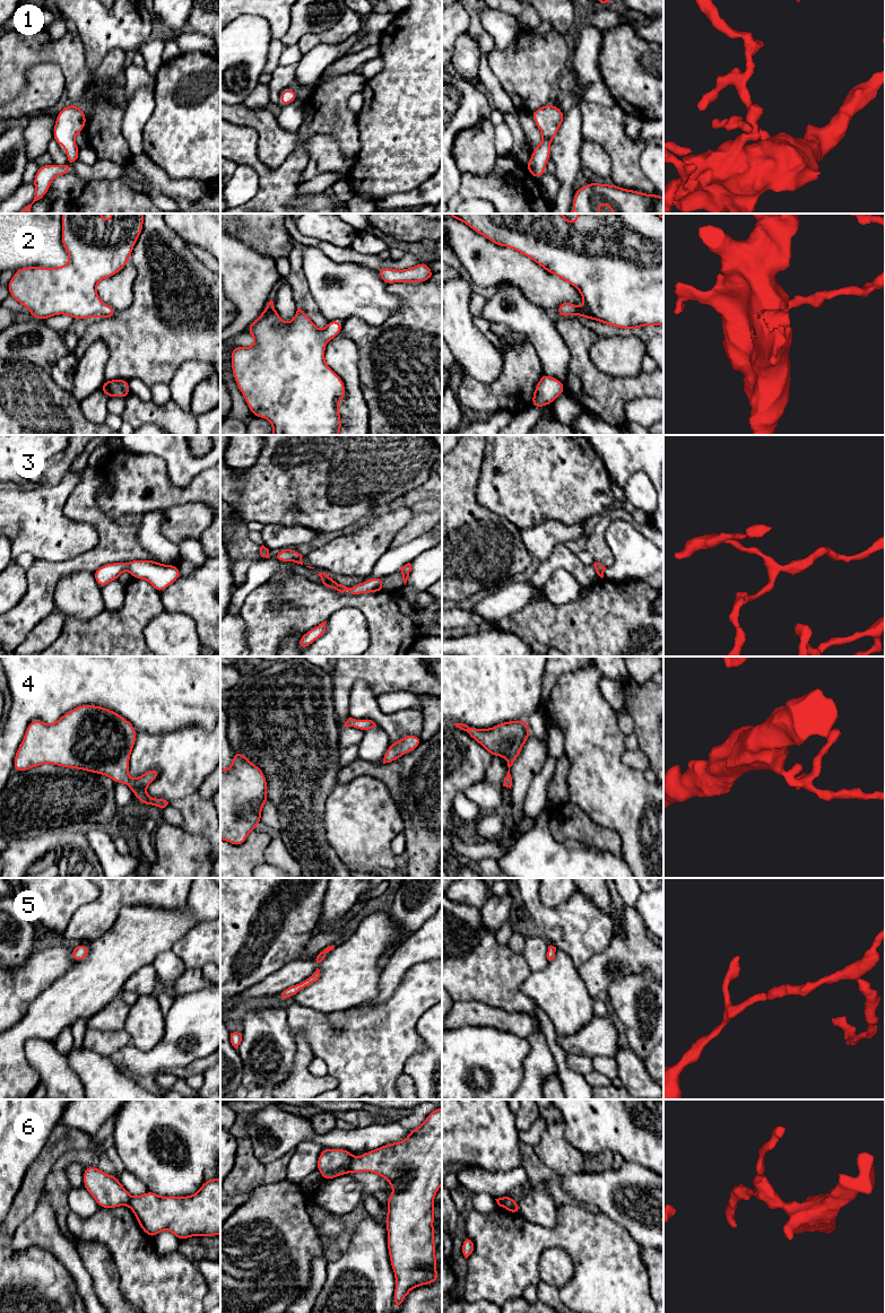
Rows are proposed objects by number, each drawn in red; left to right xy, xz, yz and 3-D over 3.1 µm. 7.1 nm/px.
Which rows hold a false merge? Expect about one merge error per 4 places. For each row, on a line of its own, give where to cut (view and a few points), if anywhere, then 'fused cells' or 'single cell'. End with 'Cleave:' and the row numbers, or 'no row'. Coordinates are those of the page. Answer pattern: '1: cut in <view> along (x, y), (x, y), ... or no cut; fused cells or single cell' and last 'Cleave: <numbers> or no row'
1: no cut; single cell
2: no cut; single cell
3: no cut; single cell
4: no cut; single cell
5: no cut; single cell
6: cut in xz along (353, 1157), (348, 1171); fused cells
Cleave: 6

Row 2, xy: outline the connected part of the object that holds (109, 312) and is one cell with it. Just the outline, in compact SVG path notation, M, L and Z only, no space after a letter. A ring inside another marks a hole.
M62 214L61 242L69 262L57 268L26 267L16 270L7 285L10 296L24 305L33 318L43 321L59 314L75 320L112 319L116 311L99 299L96 286L129 262L142 226L144 214L111 214L110 223L104 220L102 214Z

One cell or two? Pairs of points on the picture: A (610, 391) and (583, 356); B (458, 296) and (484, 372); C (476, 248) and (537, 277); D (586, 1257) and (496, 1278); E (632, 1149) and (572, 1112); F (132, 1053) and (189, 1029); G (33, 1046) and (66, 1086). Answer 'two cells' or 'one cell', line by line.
A: one cell
B: one cell
C: one cell
D: one cell
E: one cell
F: one cell
G: one cell

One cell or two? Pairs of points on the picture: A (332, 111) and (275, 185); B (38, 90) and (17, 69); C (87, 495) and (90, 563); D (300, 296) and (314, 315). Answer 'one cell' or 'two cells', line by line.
A: one cell
B: two cells
C: one cell
D: one cell

